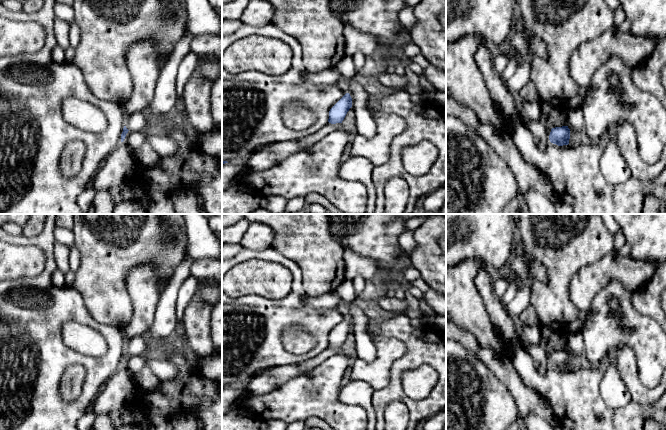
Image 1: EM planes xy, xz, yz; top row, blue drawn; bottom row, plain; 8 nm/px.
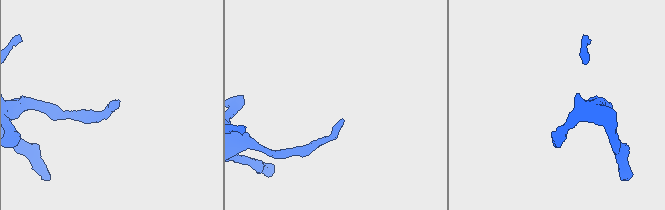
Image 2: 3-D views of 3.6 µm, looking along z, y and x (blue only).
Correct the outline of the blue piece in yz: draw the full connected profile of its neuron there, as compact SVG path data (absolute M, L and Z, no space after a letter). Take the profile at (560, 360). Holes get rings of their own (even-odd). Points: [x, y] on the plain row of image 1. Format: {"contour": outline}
{"contour": "M568 350L555 351L551 353L549 364L558 370L568 369L570 363L570 353Z"}

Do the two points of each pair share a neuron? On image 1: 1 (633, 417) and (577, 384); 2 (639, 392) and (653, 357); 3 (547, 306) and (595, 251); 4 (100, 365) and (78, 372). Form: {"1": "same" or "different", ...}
{"1": "same", "2": "different", "3": "same", "4": "different"}

